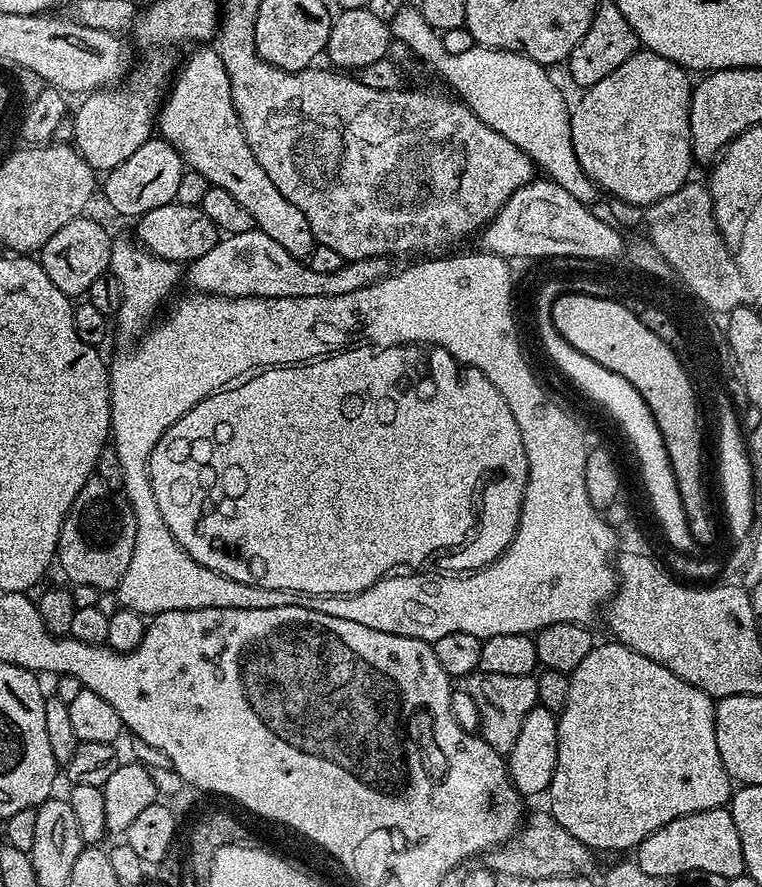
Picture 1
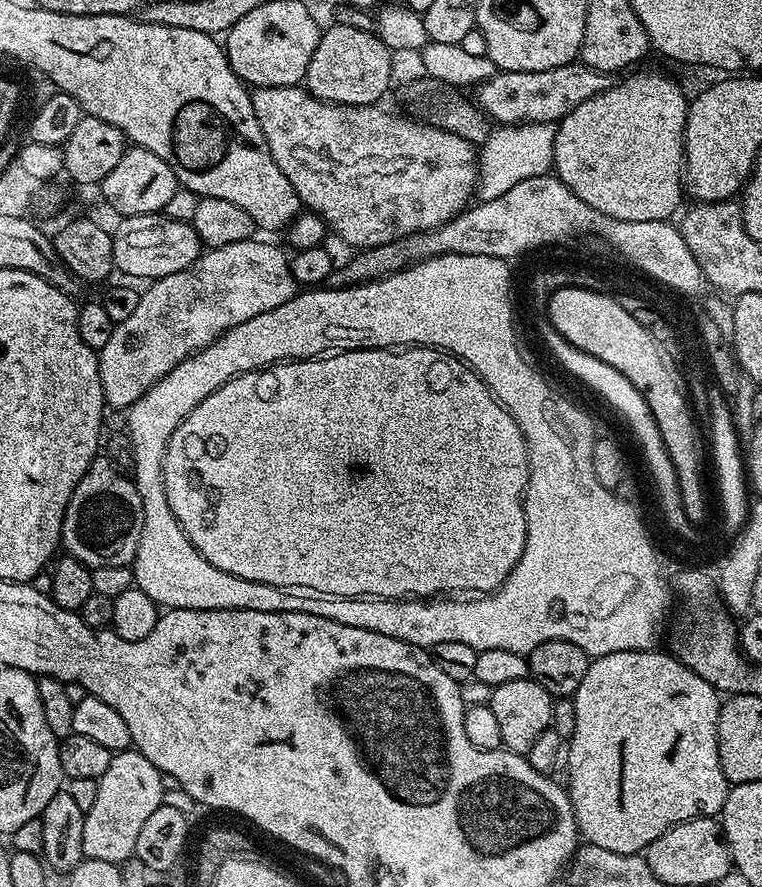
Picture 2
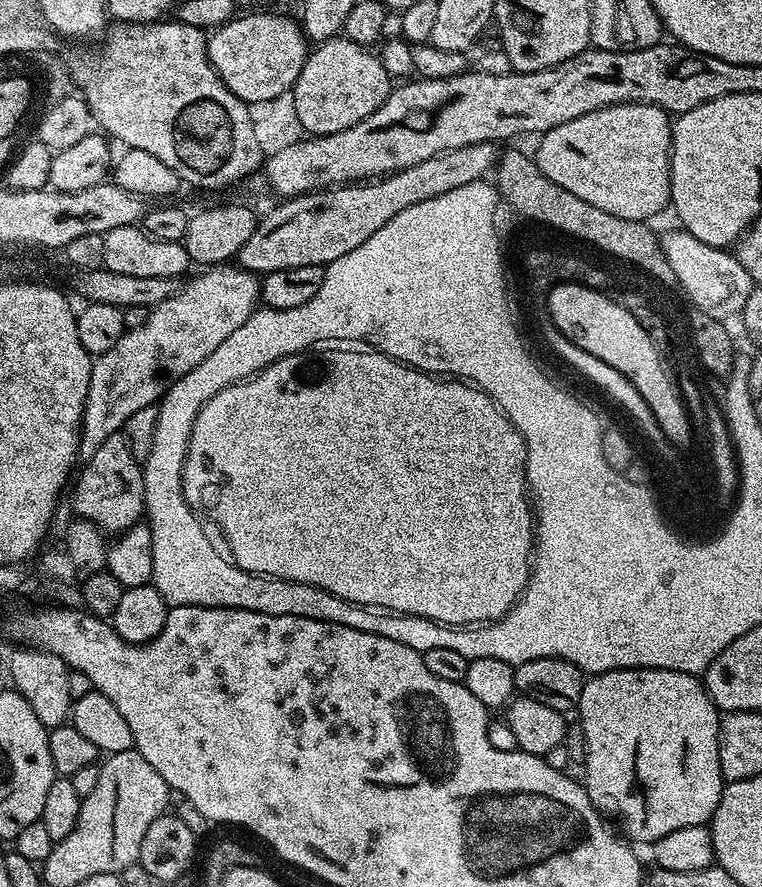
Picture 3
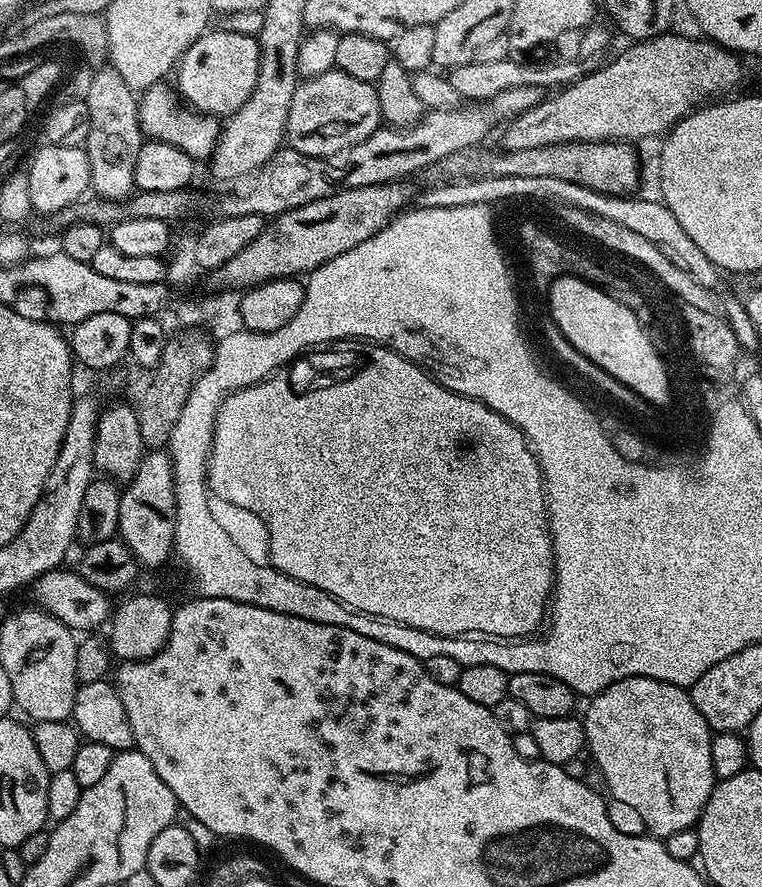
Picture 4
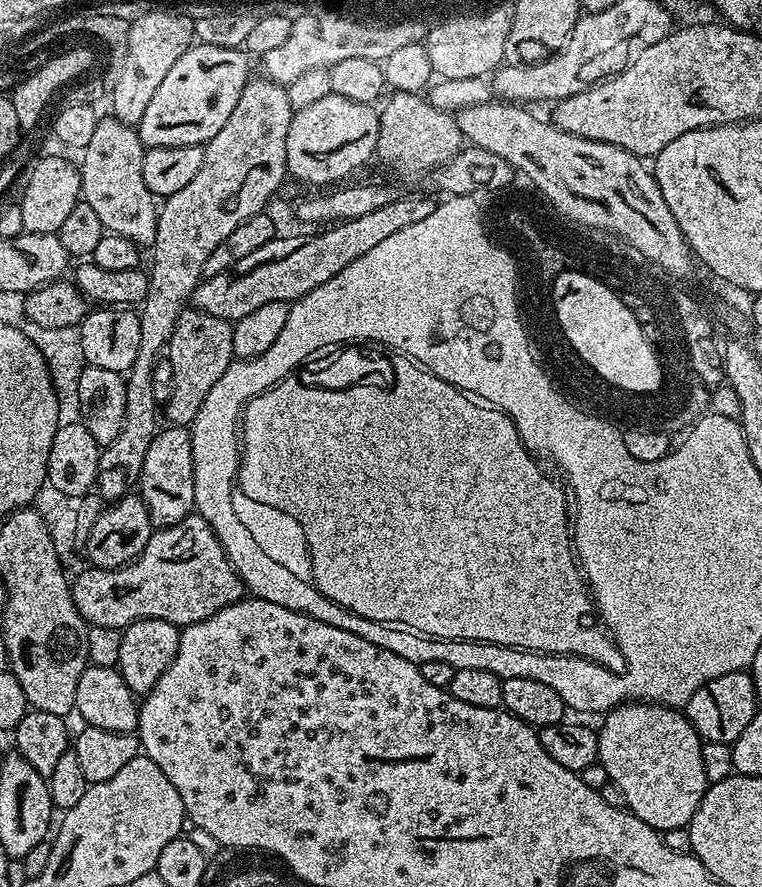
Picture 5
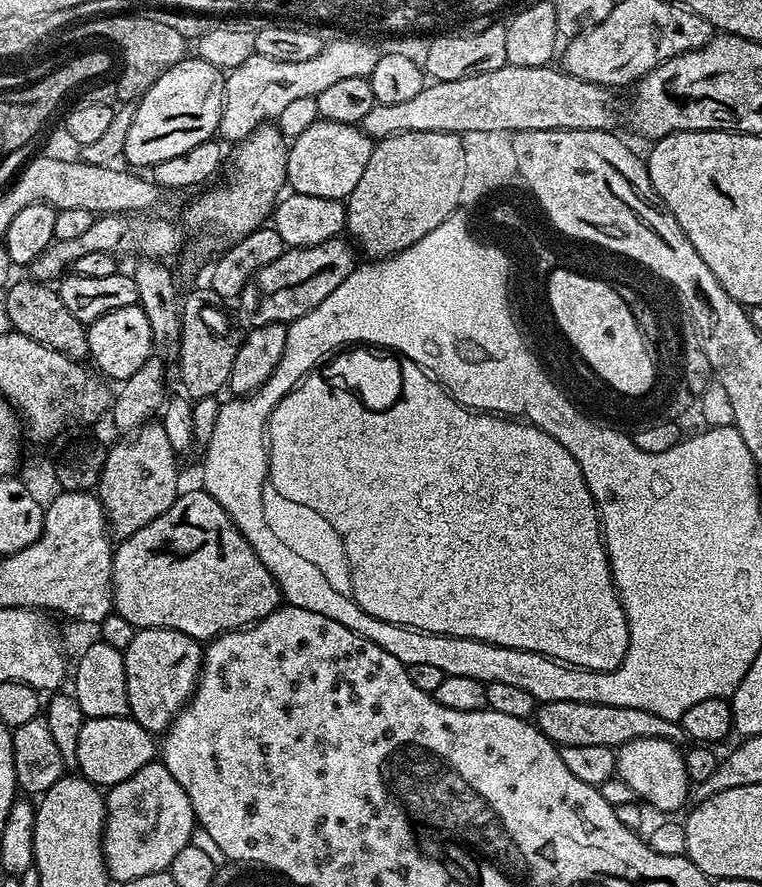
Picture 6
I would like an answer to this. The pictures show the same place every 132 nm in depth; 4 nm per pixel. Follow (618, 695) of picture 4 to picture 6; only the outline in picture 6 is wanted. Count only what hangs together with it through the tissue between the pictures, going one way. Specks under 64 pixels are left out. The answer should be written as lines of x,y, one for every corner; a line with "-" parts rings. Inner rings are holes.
638,738
617,747
615,754
616,775
630,786
633,797
667,814
676,814
684,803
689,803
690,781
686,774
684,752
671,740

